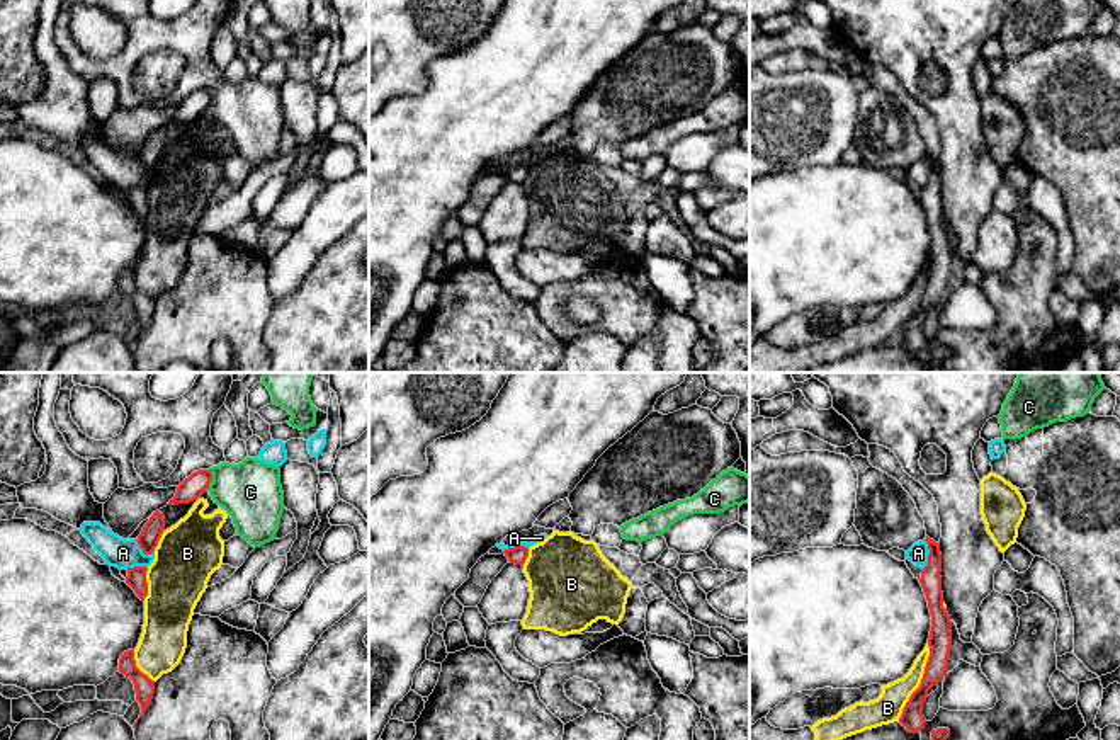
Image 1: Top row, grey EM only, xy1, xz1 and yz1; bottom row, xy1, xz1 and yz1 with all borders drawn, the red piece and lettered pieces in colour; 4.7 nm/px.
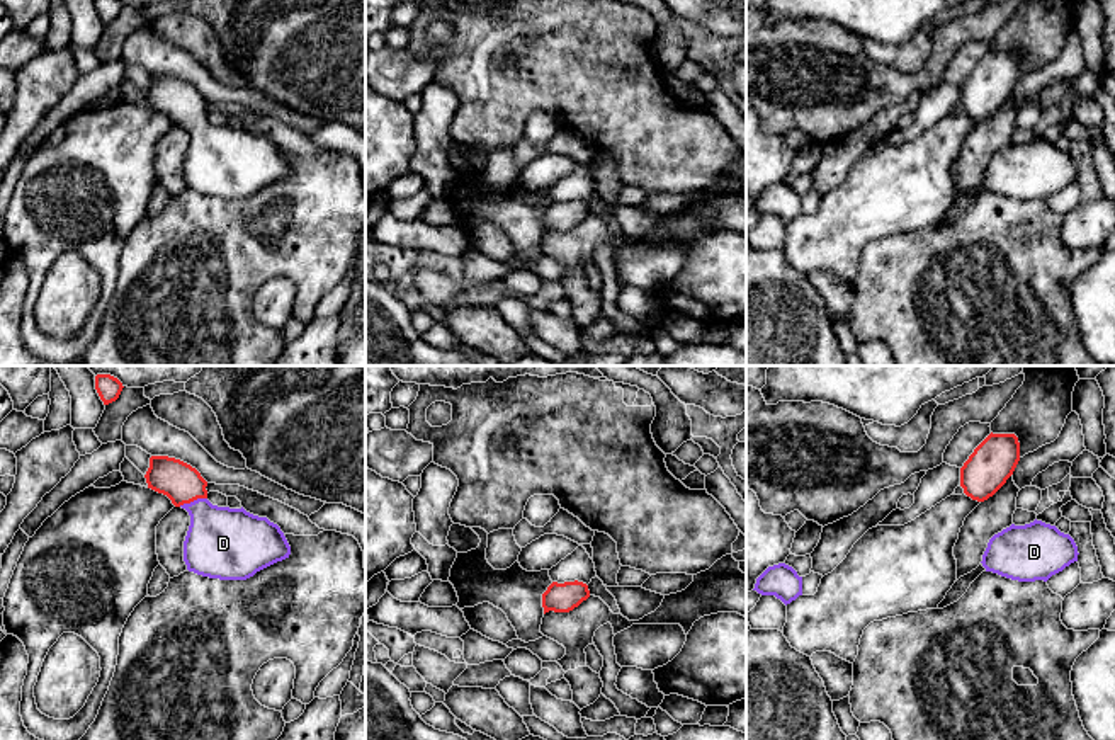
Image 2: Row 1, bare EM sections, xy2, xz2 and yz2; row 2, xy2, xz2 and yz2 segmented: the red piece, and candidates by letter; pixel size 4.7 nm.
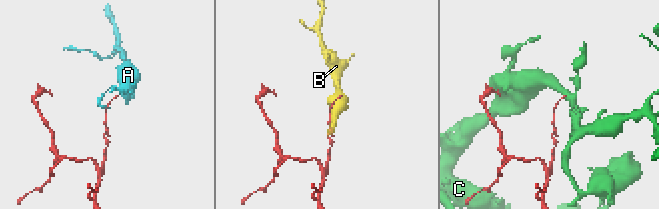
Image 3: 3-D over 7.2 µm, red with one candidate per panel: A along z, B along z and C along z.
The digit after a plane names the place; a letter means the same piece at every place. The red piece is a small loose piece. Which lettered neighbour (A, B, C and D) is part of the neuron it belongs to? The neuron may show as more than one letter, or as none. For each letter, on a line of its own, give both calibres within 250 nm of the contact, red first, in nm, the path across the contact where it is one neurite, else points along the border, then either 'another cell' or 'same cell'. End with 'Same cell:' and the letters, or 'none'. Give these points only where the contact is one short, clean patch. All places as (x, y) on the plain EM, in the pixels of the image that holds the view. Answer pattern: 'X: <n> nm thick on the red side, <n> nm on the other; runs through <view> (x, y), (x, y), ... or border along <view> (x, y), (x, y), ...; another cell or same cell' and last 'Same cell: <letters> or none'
A: 100 nm thick on the red side, 100 nm on the other; border along yz1 (925, 159), (928, 181), (922, 187); another cell
B: 110 nm thick on the red side, 140 nm on the other; another cell
C: 110 nm thick on the red side, 300 nm on the other; border along xy1 (209, 89), (211, 101), (206, 108); another cell
D: 190 nm thick on the red side, 340 nm on the other; runs through xy2 (182, 102), (192, 119), (223, 162); same cell
Same cell: D

